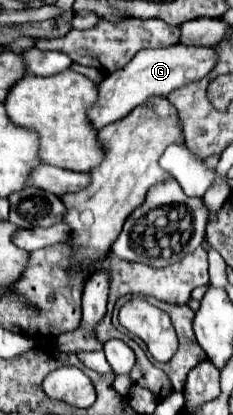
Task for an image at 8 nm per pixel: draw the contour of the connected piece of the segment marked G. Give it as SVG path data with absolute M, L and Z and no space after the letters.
M177 43L177 45L171 45L171 47L165 47L165 49L143 49L139 51L133 61L107 75L103 79L103 83L99 85L99 101L89 109L89 119L91 123L101 129L117 119L123 119L129 111L133 111L137 105L145 103L149 97L167 97L171 91L183 87L183 85L189 85L197 79L203 79L205 75L209 75L209 71L215 67L215 49L213 47L191 47L191 45L183 45L183 43Z

